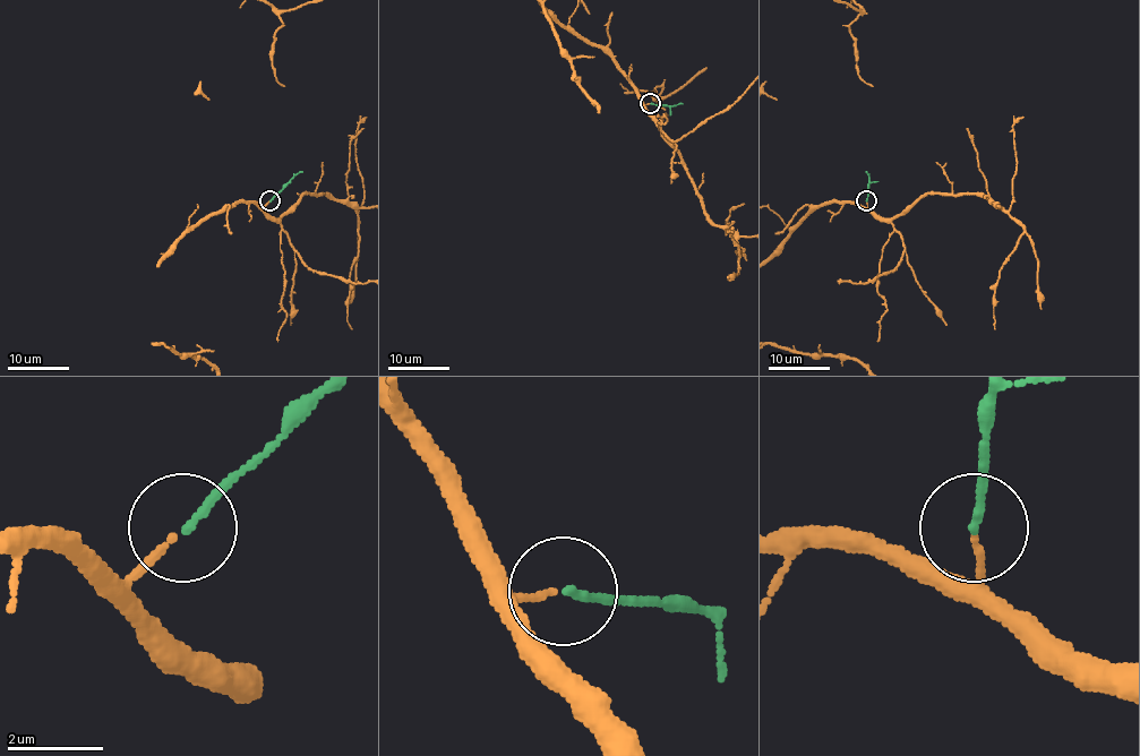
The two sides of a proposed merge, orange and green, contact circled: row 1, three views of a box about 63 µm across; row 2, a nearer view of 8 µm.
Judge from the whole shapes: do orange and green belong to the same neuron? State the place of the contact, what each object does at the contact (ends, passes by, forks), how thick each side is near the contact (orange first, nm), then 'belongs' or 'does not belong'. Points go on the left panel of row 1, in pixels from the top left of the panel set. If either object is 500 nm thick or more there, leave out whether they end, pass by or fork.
at (270, 200); orange ends there; green ends there; 120 nm thick on the orange side, 160 nm on the other; belongs

